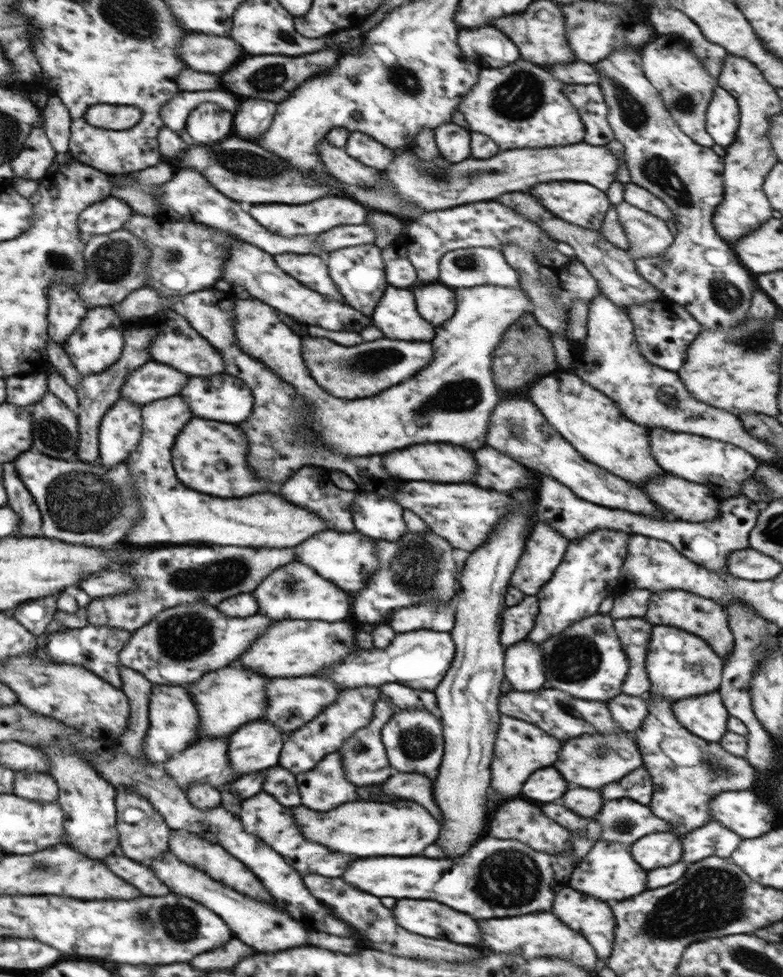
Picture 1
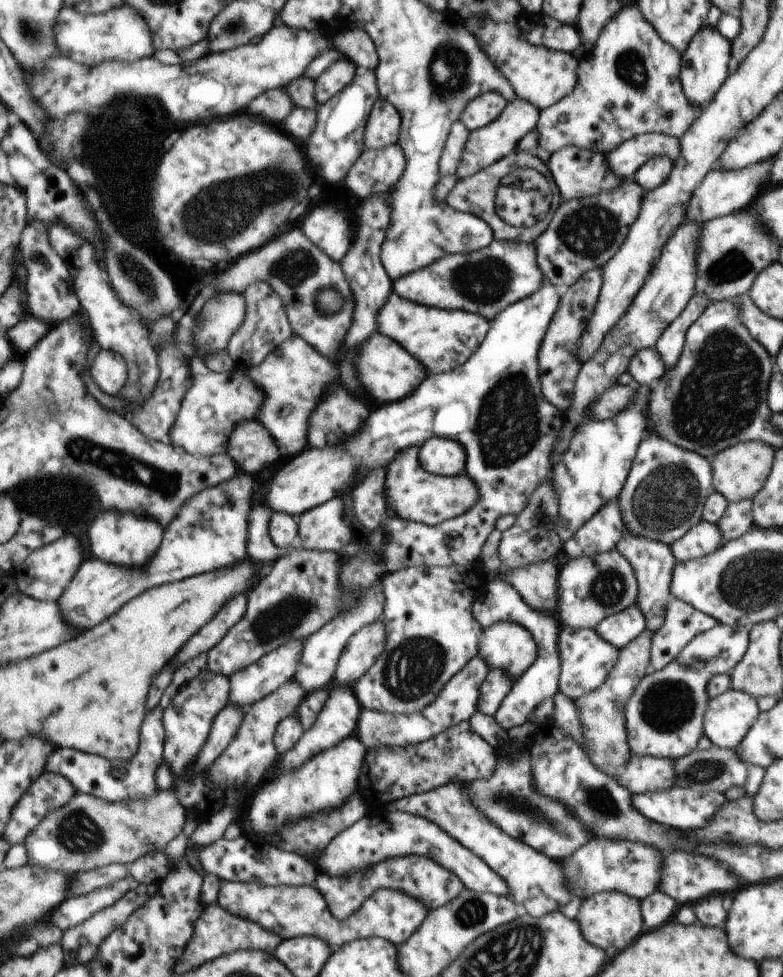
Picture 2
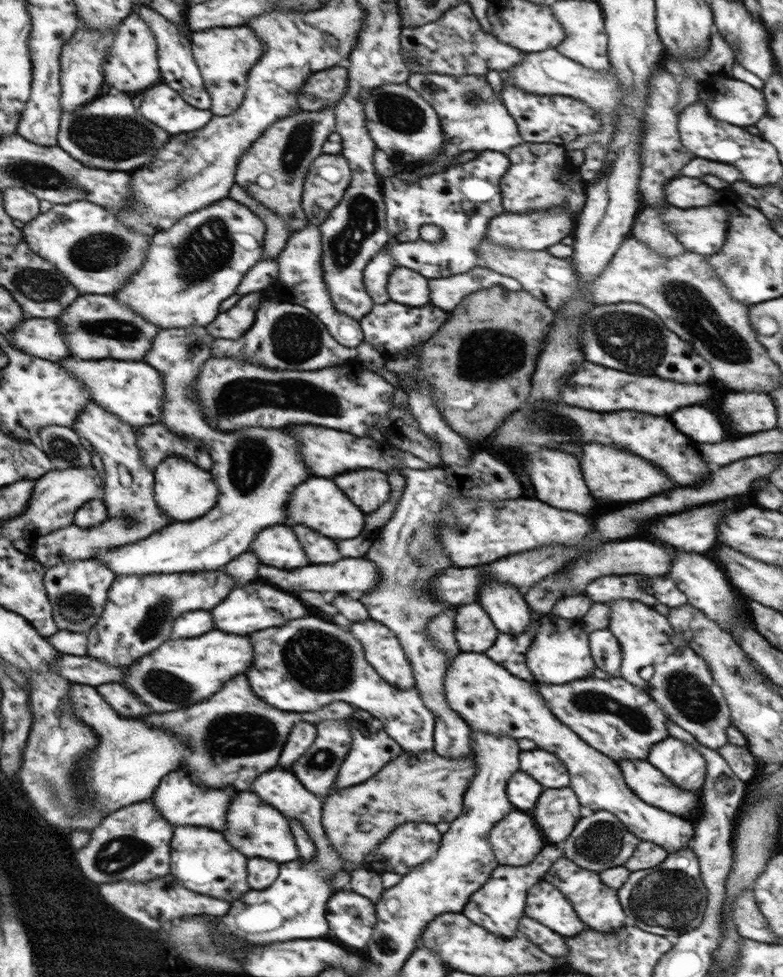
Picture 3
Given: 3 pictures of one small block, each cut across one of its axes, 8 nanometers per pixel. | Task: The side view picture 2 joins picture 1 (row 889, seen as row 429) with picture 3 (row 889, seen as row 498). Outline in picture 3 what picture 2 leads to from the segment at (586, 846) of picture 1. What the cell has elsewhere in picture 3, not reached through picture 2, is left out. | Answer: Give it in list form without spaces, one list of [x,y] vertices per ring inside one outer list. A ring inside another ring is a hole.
[[[279,764],[270,771],[259,774],[251,782],[251,791],[277,808],[286,818],[295,818],[302,823],[316,846],[316,857],[308,863],[280,863],[279,876],[264,890],[252,889],[247,895],[233,901],[231,911],[220,920],[228,924],[228,932],[236,932],[236,940],[246,946],[264,946],[274,942],[286,942],[298,938],[322,938],[329,934],[325,910],[328,900],[334,896],[331,879],[340,872],[352,874],[358,864],[340,860],[340,855],[332,849],[321,823],[323,802],[318,795],[308,792],[296,775]],[[563,843],[558,845],[545,844],[534,861],[528,865],[498,866],[489,879],[476,892],[473,892],[462,913],[474,924],[480,925],[488,932],[498,934],[502,938],[512,938],[518,932],[519,920],[525,916],[528,891],[535,884],[544,880],[548,870],[552,868],[552,864],[564,857]]]

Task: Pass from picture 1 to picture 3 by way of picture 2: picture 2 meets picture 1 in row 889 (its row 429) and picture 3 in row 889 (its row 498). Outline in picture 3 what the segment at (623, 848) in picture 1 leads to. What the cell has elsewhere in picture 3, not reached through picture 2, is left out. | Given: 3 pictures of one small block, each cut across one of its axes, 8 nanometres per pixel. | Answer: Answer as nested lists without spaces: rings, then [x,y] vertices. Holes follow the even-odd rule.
[[[564,857],[552,864],[552,868],[545,876],[545,881],[556,887],[570,902],[586,929],[612,932],[626,925],[626,914],[620,905],[617,890],[606,886],[600,879],[600,874],[579,868],[572,860]]]

